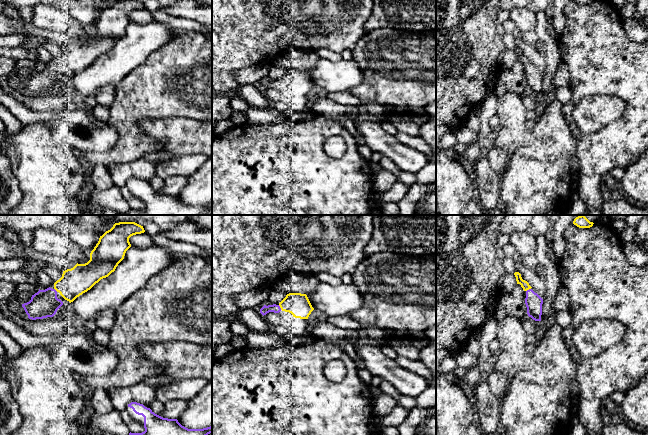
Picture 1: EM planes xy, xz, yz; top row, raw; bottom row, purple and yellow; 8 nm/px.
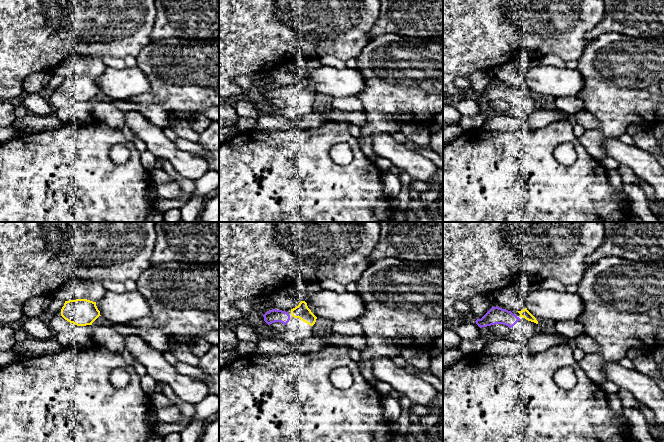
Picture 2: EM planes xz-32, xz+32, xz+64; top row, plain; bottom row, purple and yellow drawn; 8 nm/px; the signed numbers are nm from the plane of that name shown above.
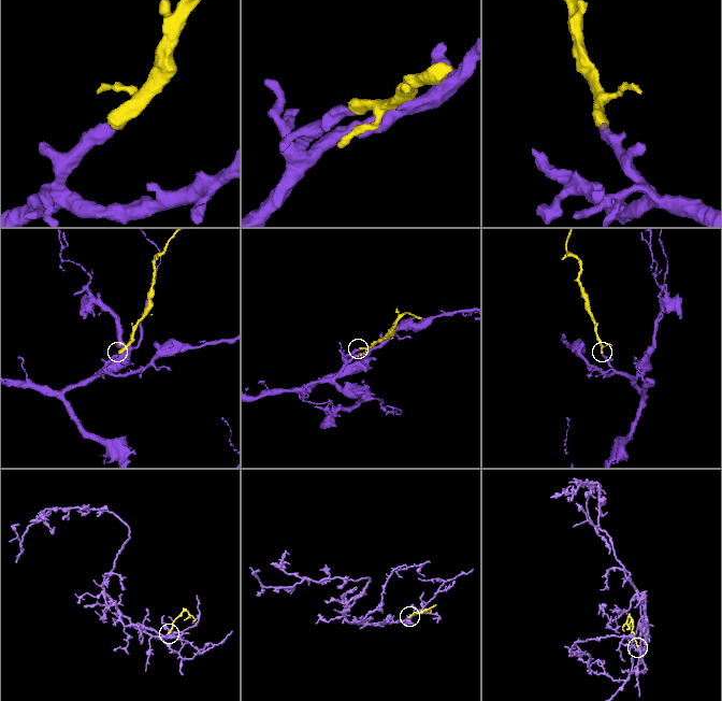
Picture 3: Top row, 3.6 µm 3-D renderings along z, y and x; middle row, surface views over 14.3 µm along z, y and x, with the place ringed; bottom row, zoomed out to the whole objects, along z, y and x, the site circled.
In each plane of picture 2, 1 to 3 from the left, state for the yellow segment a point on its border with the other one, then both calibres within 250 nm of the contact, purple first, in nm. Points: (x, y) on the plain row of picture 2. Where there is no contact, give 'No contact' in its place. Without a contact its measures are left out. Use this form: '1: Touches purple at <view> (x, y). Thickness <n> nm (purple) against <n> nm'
1: No contact
2: No contact
3: No contact

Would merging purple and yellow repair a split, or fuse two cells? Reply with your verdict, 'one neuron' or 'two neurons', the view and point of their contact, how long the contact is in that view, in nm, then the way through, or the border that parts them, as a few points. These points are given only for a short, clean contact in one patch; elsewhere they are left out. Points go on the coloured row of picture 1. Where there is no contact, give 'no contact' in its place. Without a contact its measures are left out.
one neuron; contact xz (279, 307); length 50 nm

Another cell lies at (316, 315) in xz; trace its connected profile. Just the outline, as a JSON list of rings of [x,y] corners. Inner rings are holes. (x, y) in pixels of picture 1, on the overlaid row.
[[[314,309],[311,314],[308,317],[309,323],[314,321],[326,321],[328,318],[328,315],[323,313],[320,310]]]

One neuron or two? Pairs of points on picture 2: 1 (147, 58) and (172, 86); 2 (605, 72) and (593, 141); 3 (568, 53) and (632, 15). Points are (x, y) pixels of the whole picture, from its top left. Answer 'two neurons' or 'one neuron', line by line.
1: one neuron
2: one neuron
3: two neurons

